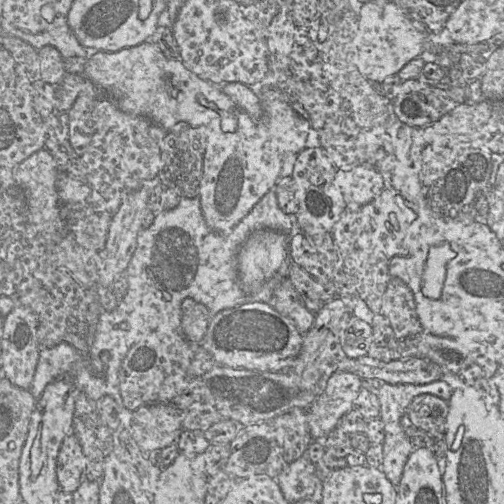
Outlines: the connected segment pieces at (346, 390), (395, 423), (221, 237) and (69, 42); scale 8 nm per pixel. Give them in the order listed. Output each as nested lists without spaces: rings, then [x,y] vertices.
[[[335,371],[325,390],[308,408],[307,418],[313,440],[325,438],[341,417],[353,409],[353,401],[361,390],[361,379],[350,372]]]
[[[443,379],[436,380],[427,384],[386,384],[383,383],[381,387],[378,389],[378,398],[380,401],[380,419],[382,420],[384,424],[384,431],[385,431],[385,439],[383,442],[383,462],[381,464],[380,469],[383,471],[383,473],[386,475],[386,477],[391,481],[391,483],[397,488],[402,474],[405,467],[405,464],[412,453],[414,448],[419,447],[413,447],[408,440],[405,431],[404,431],[404,417],[406,417],[406,412],[409,404],[413,400],[414,397],[420,394],[433,394],[436,395],[443,400],[449,401],[452,392],[454,389]]]
[[[274,190],[268,191],[251,209],[251,211],[230,231],[218,232],[207,224],[201,209],[199,198],[180,198],[179,204],[171,210],[163,210],[156,215],[152,225],[143,229],[138,237],[137,247],[131,261],[124,273],[128,282],[127,292],[112,311],[102,310],[96,325],[93,327],[93,336],[90,348],[85,358],[92,368],[99,373],[98,378],[104,378],[105,384],[113,379],[114,387],[117,386],[120,399],[115,400],[119,406],[119,426],[113,431],[115,449],[119,446],[119,436],[123,430],[129,430],[133,411],[127,409],[119,388],[119,368],[128,350],[139,343],[145,337],[153,333],[167,333],[169,331],[181,331],[181,304],[186,298],[192,298],[197,303],[205,305],[210,314],[214,315],[224,309],[249,302],[270,303],[273,293],[280,282],[286,277],[284,267],[271,279],[267,280],[260,289],[247,294],[242,288],[237,271],[237,255],[248,237],[260,229],[281,231],[291,235],[295,230],[293,217],[285,214],[279,207]]]
[[[3,20],[2,27],[5,32],[18,38],[23,38],[36,50],[51,45],[55,47],[63,57],[83,57],[88,58],[91,51],[81,45],[68,23],[57,25],[53,28],[47,28],[40,33],[30,33],[26,30],[21,30]]]

